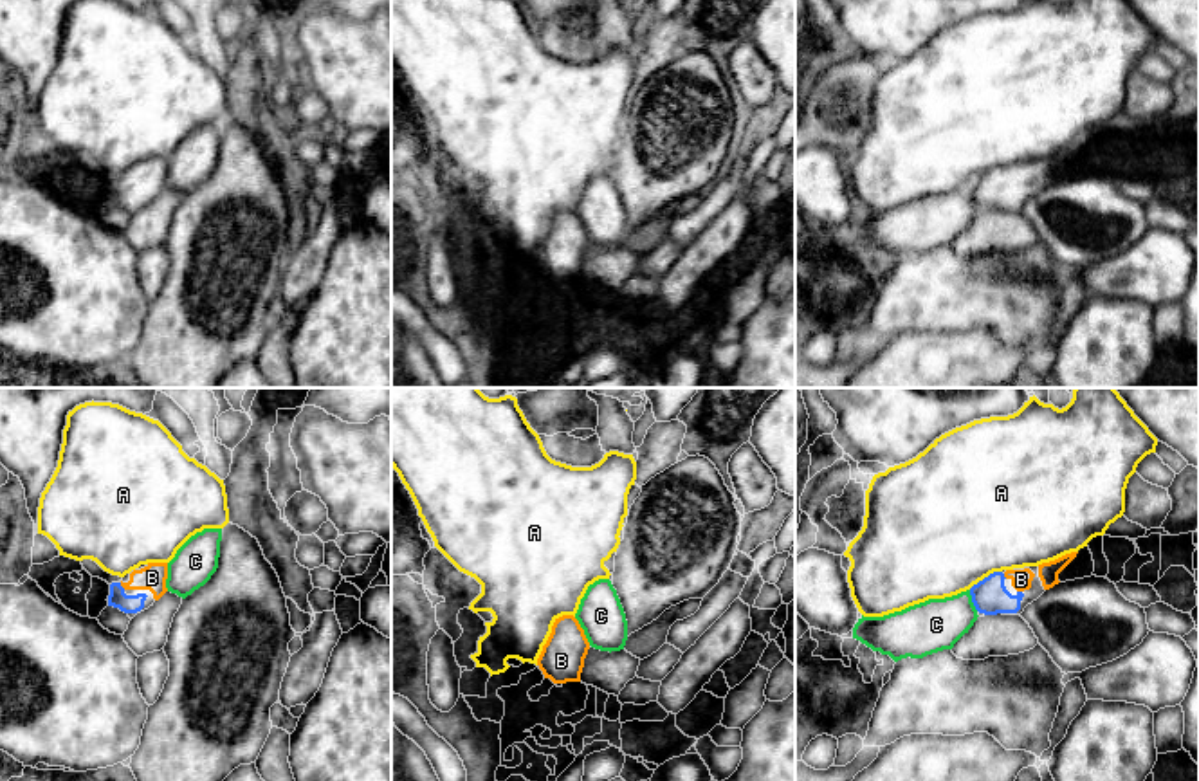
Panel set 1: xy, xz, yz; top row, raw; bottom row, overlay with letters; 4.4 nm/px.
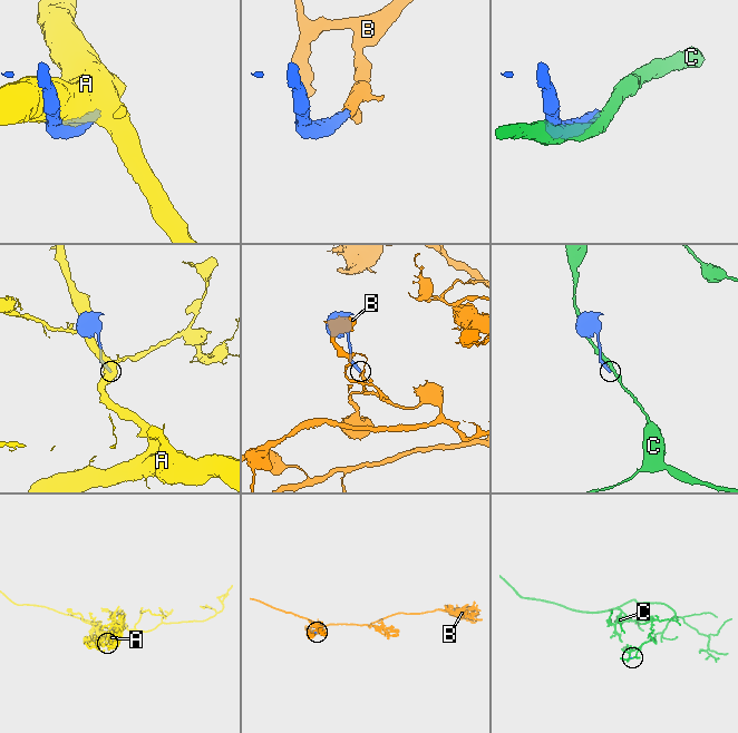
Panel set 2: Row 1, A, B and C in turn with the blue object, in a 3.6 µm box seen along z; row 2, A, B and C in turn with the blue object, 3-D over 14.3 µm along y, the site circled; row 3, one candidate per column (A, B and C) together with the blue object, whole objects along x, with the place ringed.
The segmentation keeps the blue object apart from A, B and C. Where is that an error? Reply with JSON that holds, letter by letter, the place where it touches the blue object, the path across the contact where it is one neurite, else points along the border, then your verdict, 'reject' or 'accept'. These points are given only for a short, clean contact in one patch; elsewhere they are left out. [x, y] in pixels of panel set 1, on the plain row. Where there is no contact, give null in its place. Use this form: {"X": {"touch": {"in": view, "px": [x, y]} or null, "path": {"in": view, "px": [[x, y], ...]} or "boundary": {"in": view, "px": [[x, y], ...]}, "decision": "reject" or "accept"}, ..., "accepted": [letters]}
{"A": {"touch": {"in": "yz", "px": [985, 174]}, "decision": "reject"}, "B": {"touch": {"in": "xy", "px": [121, 183]}, "path": {"in": "xy", "px": [[118, 193], [121, 183], [152, 174]]}, "decision": "accept"}, "C": {"touch": {"in": "yz", "px": [972, 197]}, "decision": "reject"}, "accepted": ["B"]}

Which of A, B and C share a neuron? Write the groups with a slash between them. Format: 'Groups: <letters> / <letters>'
Groups: A / B / C

